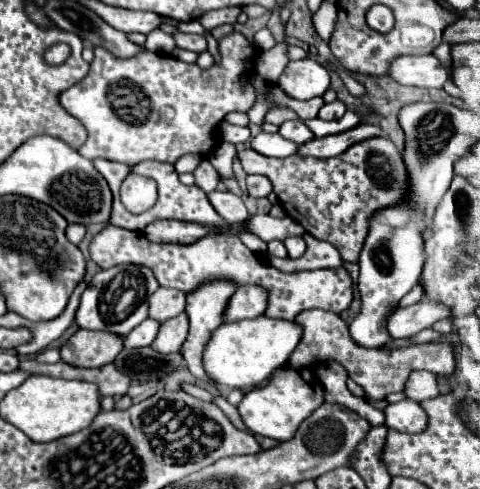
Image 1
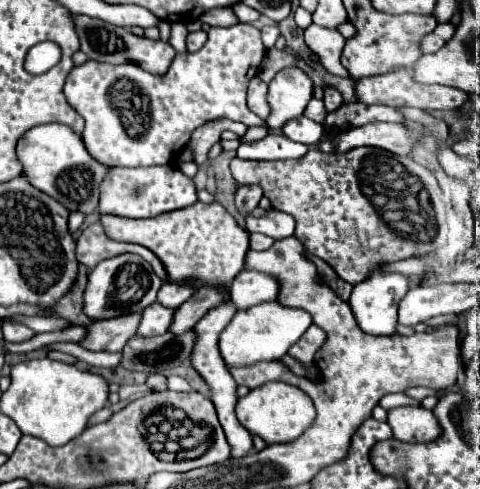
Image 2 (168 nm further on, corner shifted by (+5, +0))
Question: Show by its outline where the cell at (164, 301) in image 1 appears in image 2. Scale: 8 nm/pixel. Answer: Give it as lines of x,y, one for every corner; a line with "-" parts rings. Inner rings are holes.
166,282
160,292
158,292
158,302
162,306
170,306
170,308
178,308
180,304
184,304
190,296
194,294
194,288
188,284
176,284
176,282

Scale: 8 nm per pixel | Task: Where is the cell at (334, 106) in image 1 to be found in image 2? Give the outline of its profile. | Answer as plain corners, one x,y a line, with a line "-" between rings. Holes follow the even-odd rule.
324,86
324,104
326,104
326,110
328,112
334,112
342,106
342,96
336,88
332,86

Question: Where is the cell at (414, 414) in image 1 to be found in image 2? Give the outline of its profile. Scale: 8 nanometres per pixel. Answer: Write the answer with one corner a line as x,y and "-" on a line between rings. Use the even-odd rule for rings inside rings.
402,406
390,410
388,424
394,430
394,438
402,442
434,442
434,438
440,438
442,434
434,412
422,406

